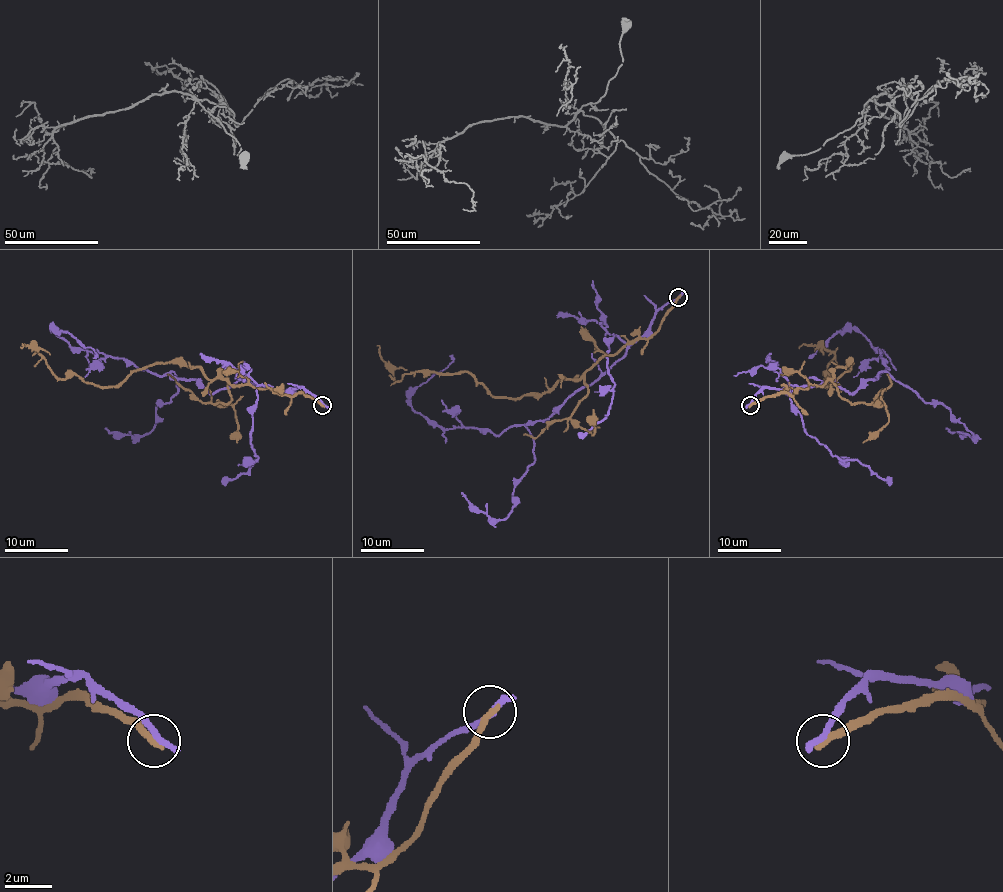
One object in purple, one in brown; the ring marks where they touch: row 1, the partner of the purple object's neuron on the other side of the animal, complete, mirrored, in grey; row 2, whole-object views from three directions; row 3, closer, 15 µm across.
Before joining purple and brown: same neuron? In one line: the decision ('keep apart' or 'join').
keep apart

